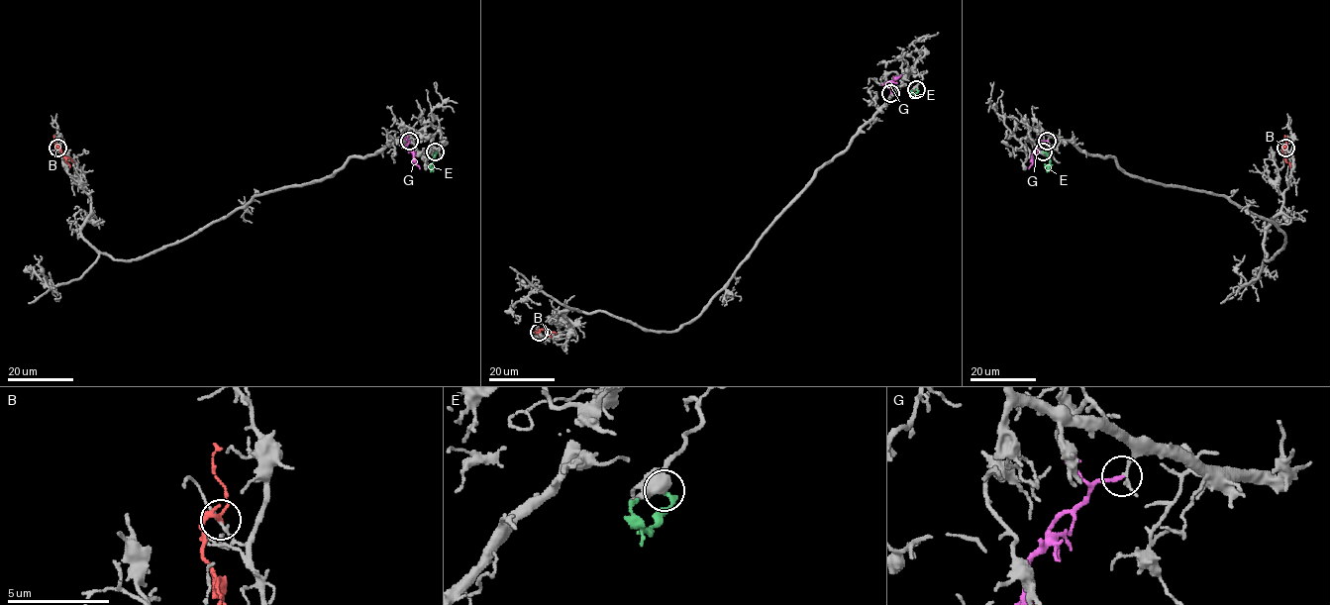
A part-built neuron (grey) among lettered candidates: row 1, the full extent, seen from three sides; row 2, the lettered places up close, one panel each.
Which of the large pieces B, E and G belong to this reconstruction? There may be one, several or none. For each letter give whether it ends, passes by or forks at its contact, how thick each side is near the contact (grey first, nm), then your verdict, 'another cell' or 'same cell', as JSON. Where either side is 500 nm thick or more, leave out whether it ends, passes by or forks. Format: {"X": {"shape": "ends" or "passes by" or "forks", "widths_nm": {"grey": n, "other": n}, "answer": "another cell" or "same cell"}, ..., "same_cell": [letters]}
{"B": {"shape": "passes by", "widths_nm": {"grey": 120, "other": 180}, "answer": "another cell"}, "E": {"shape": "ends", "widths_nm": {"grey": 440, "other": 220}, "answer": "another cell"}, "G": {"shape": "ends", "widths_nm": {"grey": 130, "other": 180}, "answer": "another cell"}, "same_cell": []}

